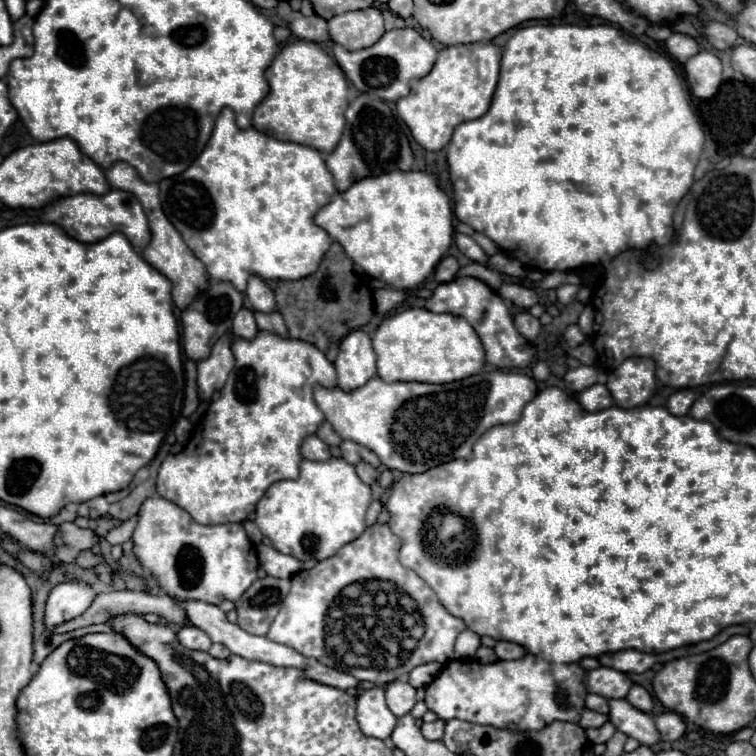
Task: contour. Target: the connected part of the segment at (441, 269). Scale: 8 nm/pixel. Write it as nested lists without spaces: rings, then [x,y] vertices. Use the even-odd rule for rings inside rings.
[[[447,256],[439,262],[439,266],[435,268],[435,274],[433,274],[433,280],[435,282],[451,282],[459,272],[459,264],[453,256]]]

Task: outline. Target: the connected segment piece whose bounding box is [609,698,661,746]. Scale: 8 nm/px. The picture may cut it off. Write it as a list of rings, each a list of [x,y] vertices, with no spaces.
[[[625,698],[609,700],[609,720],[619,732],[639,740],[641,744],[653,746],[655,742],[661,742],[653,718],[633,708]]]

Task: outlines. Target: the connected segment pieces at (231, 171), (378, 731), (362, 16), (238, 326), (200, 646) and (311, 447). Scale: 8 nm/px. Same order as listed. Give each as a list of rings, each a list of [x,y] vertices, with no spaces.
[[[223,108],[221,114],[217,116],[215,120],[215,128],[213,128],[213,134],[205,146],[205,150],[199,154],[199,158],[185,170],[181,172],[179,176],[173,176],[173,178],[167,178],[167,180],[161,180],[159,182],[159,188],[161,188],[161,204],[163,204],[163,210],[165,210],[165,216],[169,218],[169,222],[177,228],[177,232],[183,236],[185,244],[189,246],[189,250],[195,254],[195,258],[199,258],[205,268],[207,268],[207,274],[213,278],[213,280],[227,280],[231,284],[235,284],[235,288],[239,288],[239,292],[243,292],[243,288],[247,286],[247,276],[251,274],[259,274],[263,280],[299,280],[299,278],[305,278],[309,274],[313,274],[325,252],[329,250],[331,246],[331,236],[327,236],[327,232],[323,232],[323,228],[315,226],[313,222],[313,216],[315,212],[327,204],[331,200],[331,196],[335,194],[335,184],[333,184],[333,176],[331,172],[327,170],[325,166],[325,160],[323,160],[323,154],[311,146],[303,146],[303,144],[293,144],[293,142],[283,142],[283,140],[277,140],[277,138],[271,138],[259,130],[255,130],[253,126],[251,128],[237,128],[235,124],[235,114],[233,110],[229,108]]]
[[[371,688],[357,696],[357,722],[365,736],[381,740],[391,736],[397,718],[385,704],[383,688]]]
[[[377,8],[345,12],[329,20],[329,36],[345,50],[369,48],[383,36],[383,32],[383,16]]]
[[[241,308],[239,312],[237,312],[237,316],[233,318],[233,334],[235,336],[243,336],[243,338],[251,338],[251,336],[255,336],[255,332],[259,330],[257,328],[257,324],[255,324],[255,318],[253,318],[253,312],[251,310],[247,310],[247,308]]]
[[[183,626],[177,632],[177,636],[179,636],[179,642],[185,648],[191,648],[191,650],[203,650],[203,652],[207,652],[211,648],[211,644],[213,644],[211,638],[203,630],[199,630],[195,626]]]
[[[311,434],[301,444],[301,456],[307,460],[327,460],[327,458],[331,458],[331,452],[323,440],[319,440],[315,434]]]

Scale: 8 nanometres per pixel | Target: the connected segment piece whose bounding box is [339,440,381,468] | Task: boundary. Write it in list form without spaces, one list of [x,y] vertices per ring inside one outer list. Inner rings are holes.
[[[343,440],[341,446],[339,446],[339,450],[341,450],[341,456],[343,456],[349,464],[357,464],[359,460],[367,460],[367,462],[369,462],[371,466],[375,466],[375,468],[381,464],[379,458],[377,458],[371,450],[363,448],[361,444],[351,442],[351,440]]]

